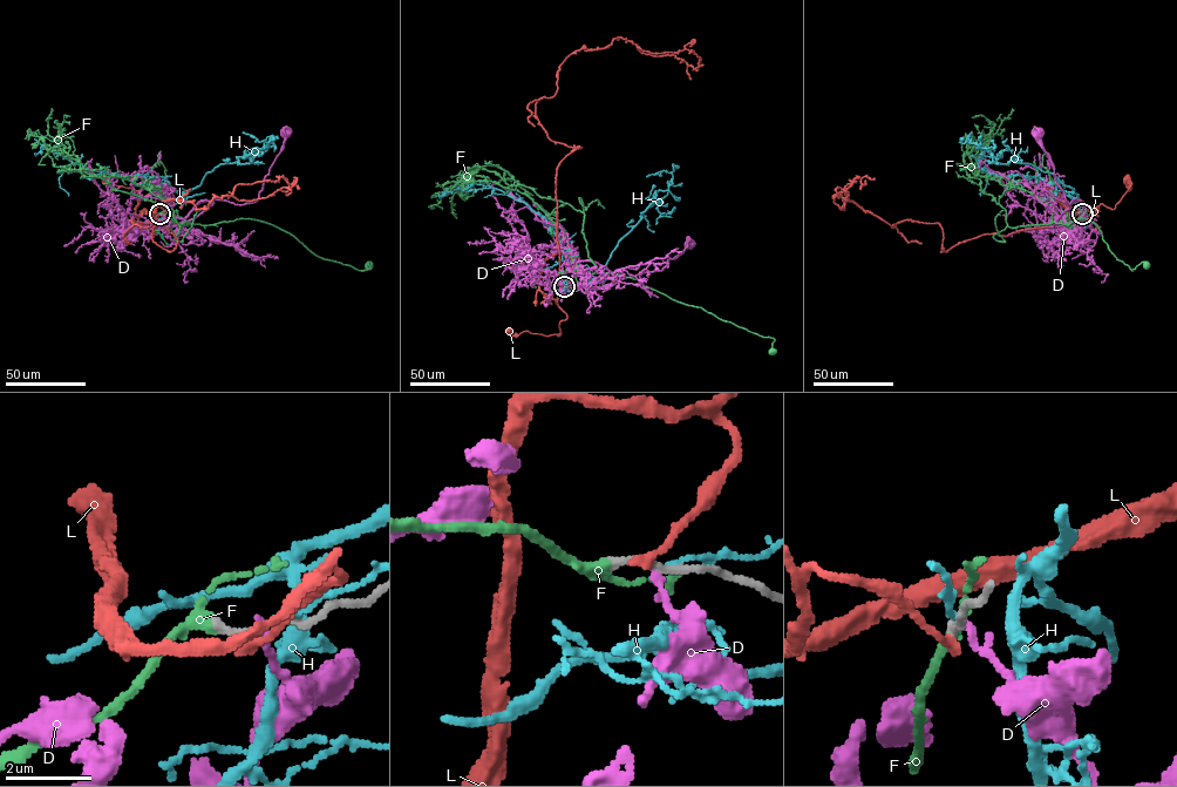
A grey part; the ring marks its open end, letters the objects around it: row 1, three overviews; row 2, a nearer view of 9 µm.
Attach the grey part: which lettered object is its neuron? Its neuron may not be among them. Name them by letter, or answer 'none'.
F

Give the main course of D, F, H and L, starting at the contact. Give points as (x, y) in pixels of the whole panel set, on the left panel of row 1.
D: (162, 214), (160, 226), (172, 226), (201, 202), (254, 202), (280, 150), (283, 131)
F: (160, 214), (150, 222), (169, 217), (203, 225), (262, 221), (324, 259), (360, 270), (369, 264)
H: (162, 214), (181, 198), (176, 191), (198, 187), (220, 164), (250, 163), (253, 148), (269, 146), (242, 133)
L: (161, 215), (164, 212), (157, 215), (152, 205), (163, 209), (156, 203), (156, 189), (135, 190), (106, 178)

